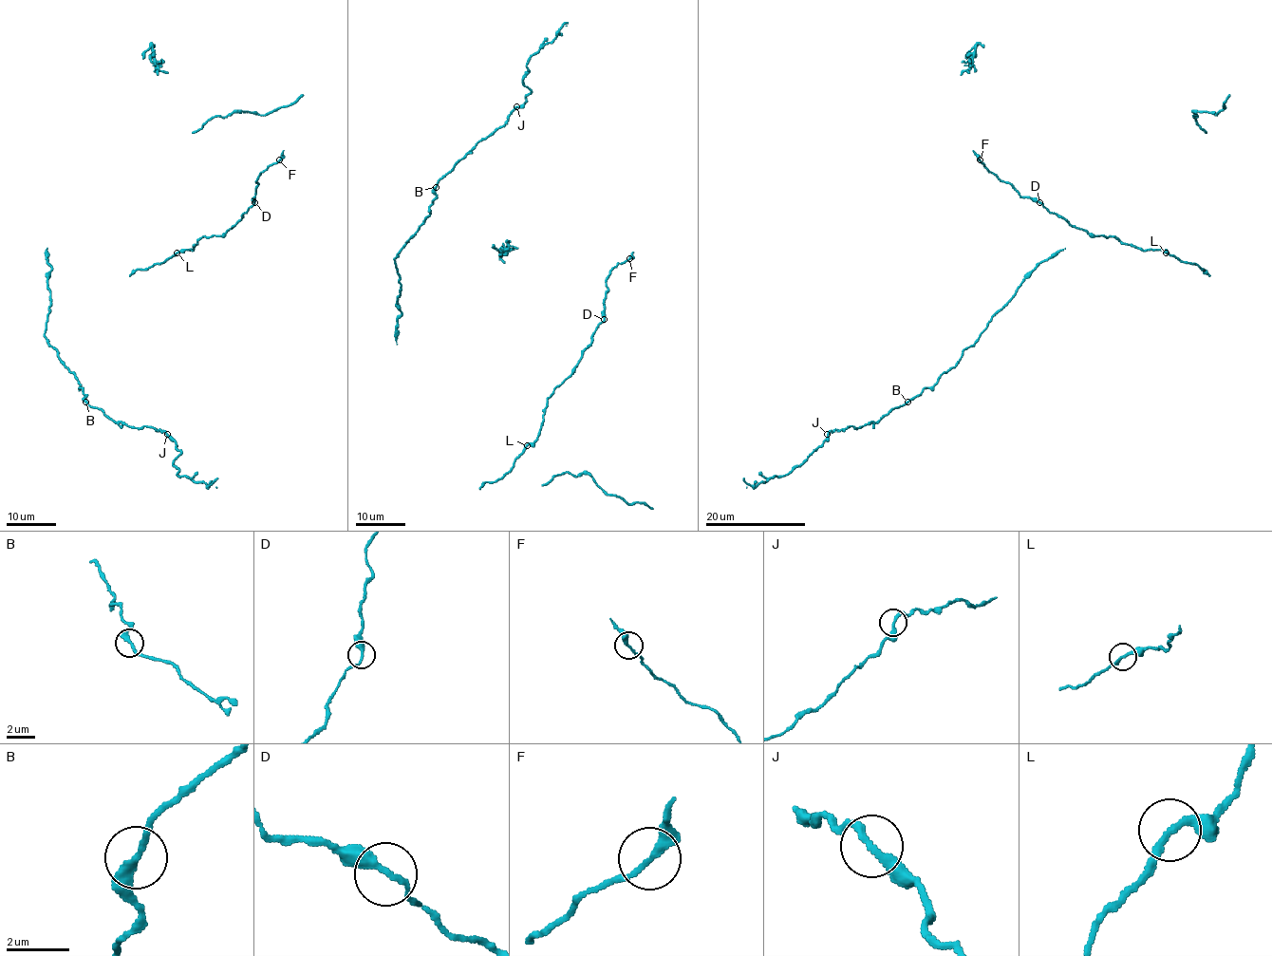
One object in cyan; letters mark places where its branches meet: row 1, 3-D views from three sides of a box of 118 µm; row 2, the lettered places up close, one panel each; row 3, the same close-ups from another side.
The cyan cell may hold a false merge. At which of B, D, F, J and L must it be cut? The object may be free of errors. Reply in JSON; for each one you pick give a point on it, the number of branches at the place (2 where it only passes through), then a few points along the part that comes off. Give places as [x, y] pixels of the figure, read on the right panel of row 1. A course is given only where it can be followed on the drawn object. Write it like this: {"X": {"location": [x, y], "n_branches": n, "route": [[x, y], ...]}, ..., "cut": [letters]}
{"J": {"location": [827, 434], "n_branches": 2, "route": [[827, 434], [827, 439], [787, 474], [775, 476], [757, 485], [749, 485], [743, 478]]}, "cut": ["J"]}

